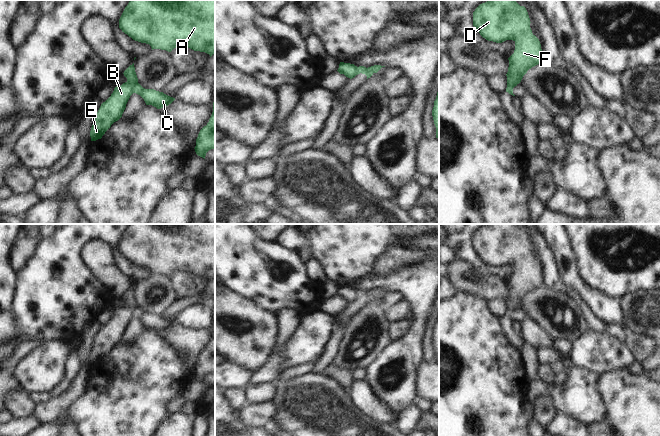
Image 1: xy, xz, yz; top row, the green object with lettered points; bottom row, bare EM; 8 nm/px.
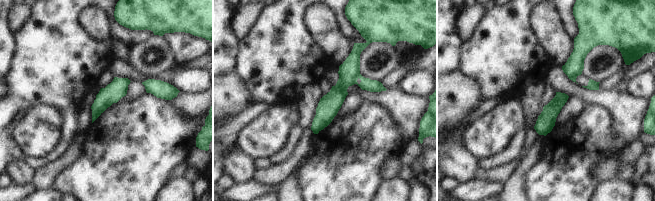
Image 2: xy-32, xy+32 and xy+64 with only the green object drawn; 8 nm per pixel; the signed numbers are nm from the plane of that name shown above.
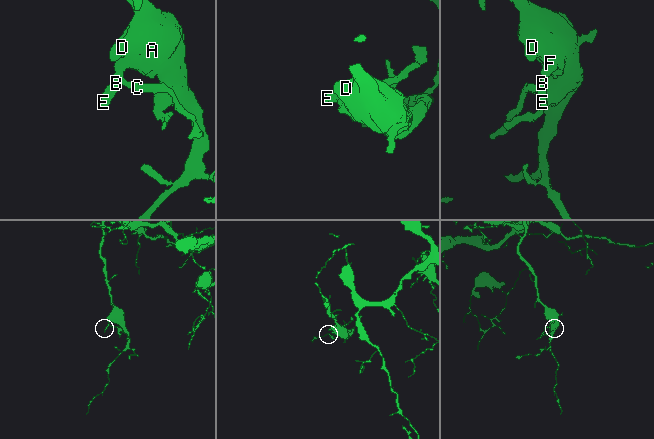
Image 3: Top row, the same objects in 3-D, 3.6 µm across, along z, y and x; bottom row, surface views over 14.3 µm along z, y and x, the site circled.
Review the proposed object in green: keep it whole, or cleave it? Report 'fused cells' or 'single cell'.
fused cells

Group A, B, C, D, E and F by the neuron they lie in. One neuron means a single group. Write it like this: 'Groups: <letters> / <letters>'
Groups: A B D E F / C

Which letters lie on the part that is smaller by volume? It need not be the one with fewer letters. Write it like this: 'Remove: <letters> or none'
Remove: C

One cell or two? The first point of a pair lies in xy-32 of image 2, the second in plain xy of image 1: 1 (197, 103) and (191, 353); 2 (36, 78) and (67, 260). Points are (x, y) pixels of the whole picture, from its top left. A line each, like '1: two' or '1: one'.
1: one
2: one

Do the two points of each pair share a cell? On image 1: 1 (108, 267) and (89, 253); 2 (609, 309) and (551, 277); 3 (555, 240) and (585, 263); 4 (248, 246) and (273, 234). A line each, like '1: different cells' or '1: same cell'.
1: same cell
2: different cells
3: different cells
4: different cells

